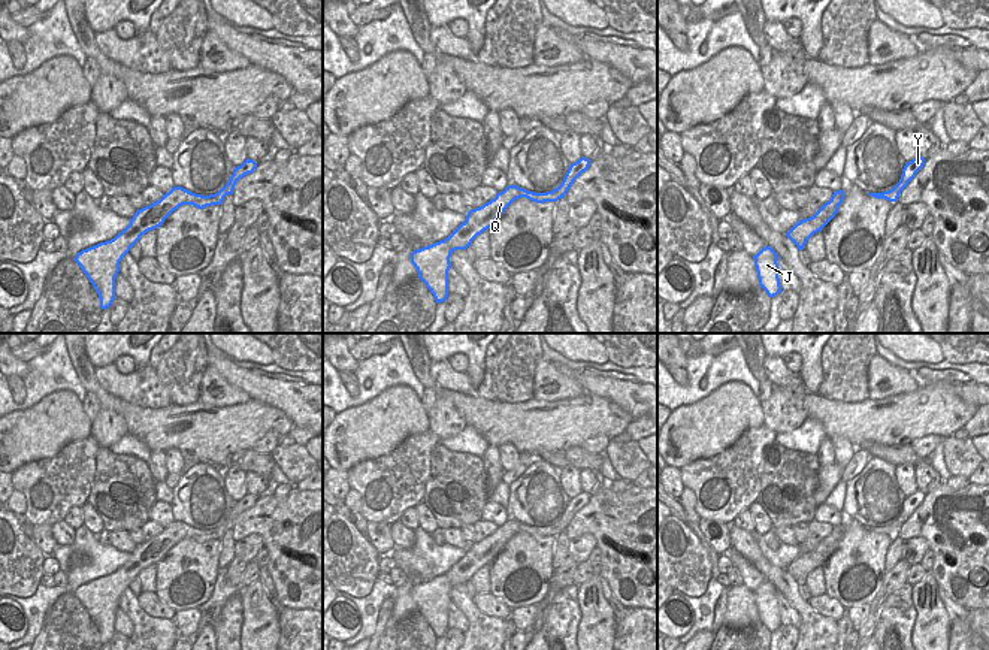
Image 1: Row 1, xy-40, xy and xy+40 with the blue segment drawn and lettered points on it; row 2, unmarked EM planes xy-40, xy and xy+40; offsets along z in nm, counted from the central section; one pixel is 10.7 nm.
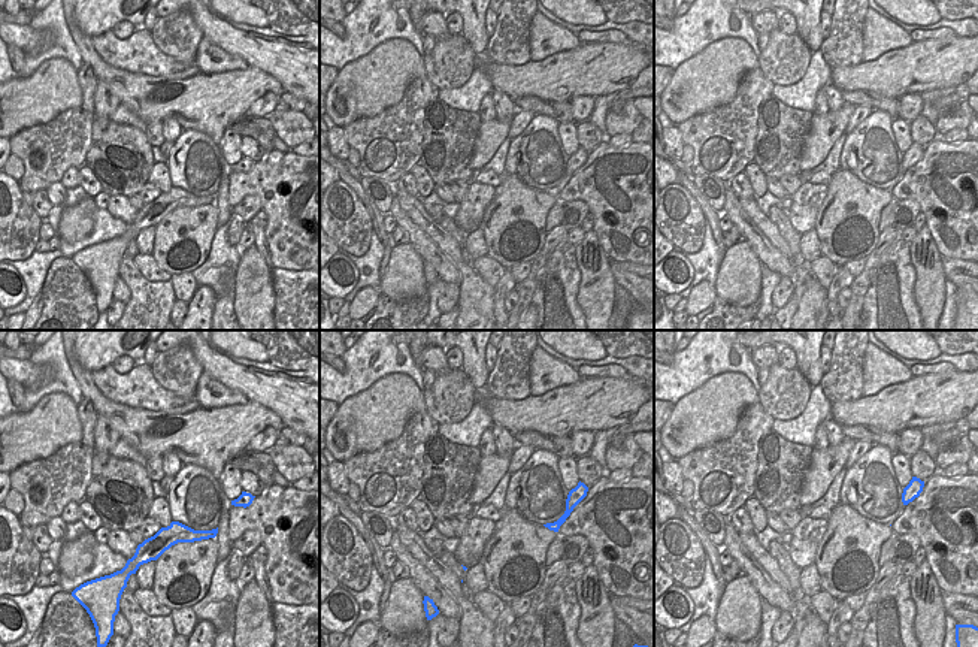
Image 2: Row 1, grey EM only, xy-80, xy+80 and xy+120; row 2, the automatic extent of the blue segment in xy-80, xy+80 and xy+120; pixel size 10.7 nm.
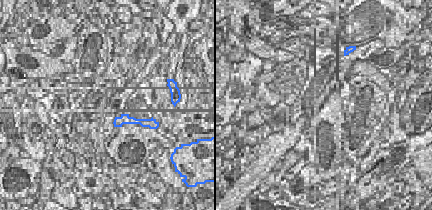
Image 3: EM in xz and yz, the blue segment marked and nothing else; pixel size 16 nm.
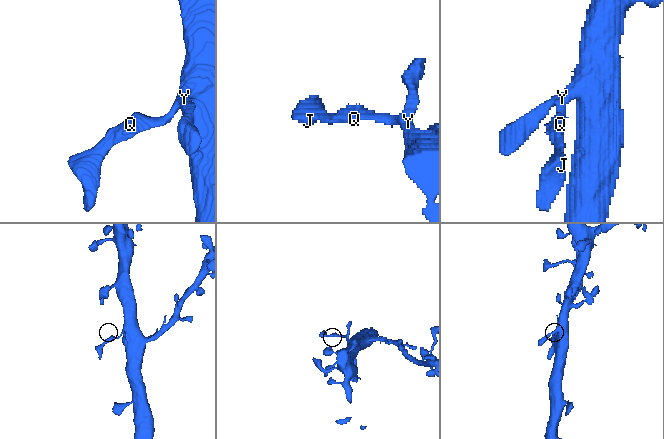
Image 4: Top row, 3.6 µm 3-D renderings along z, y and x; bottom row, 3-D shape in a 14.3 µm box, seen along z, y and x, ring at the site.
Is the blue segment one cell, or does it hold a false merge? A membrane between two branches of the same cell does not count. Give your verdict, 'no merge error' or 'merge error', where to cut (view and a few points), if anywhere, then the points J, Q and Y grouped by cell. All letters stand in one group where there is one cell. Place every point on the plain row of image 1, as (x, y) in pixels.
no merge error; cut none; groups J Q Y

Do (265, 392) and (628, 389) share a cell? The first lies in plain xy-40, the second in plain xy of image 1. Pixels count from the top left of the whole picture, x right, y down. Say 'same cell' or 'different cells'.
same cell

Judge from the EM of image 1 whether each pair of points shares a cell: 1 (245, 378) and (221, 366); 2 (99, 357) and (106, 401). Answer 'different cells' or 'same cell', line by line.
1: same cell
2: different cells

